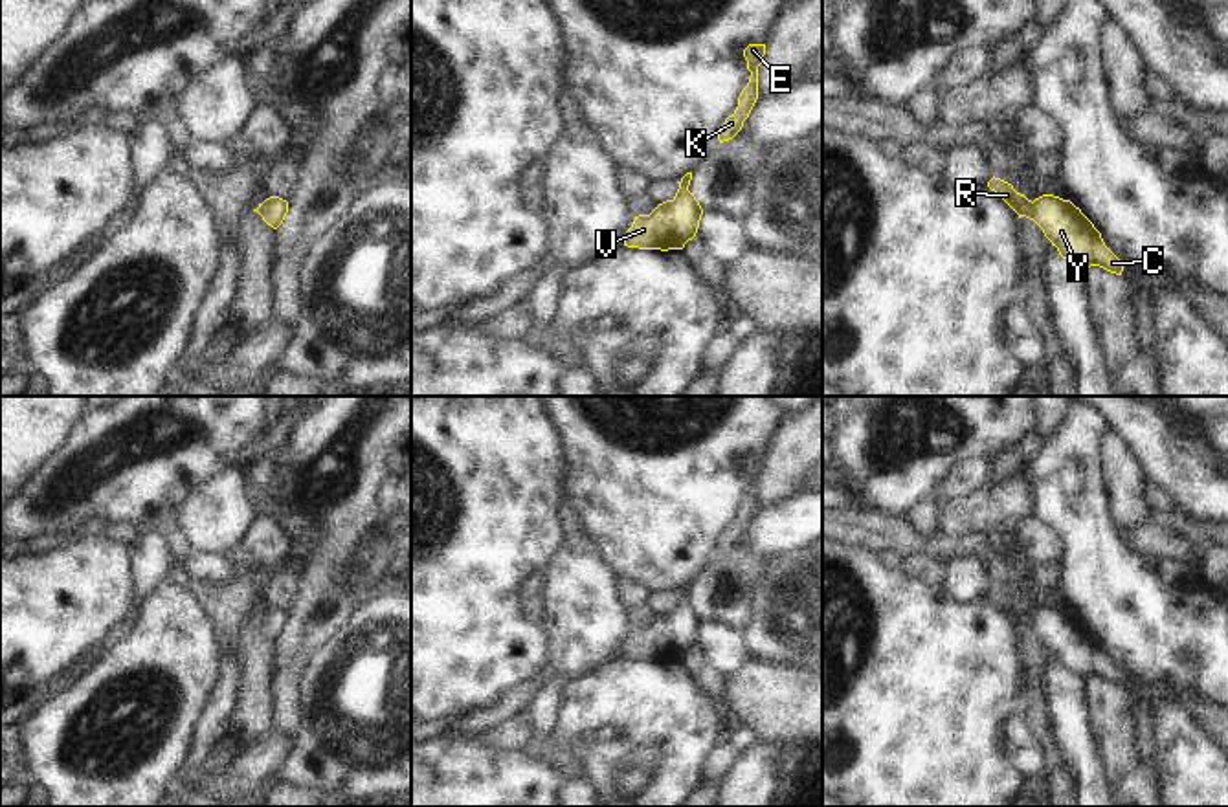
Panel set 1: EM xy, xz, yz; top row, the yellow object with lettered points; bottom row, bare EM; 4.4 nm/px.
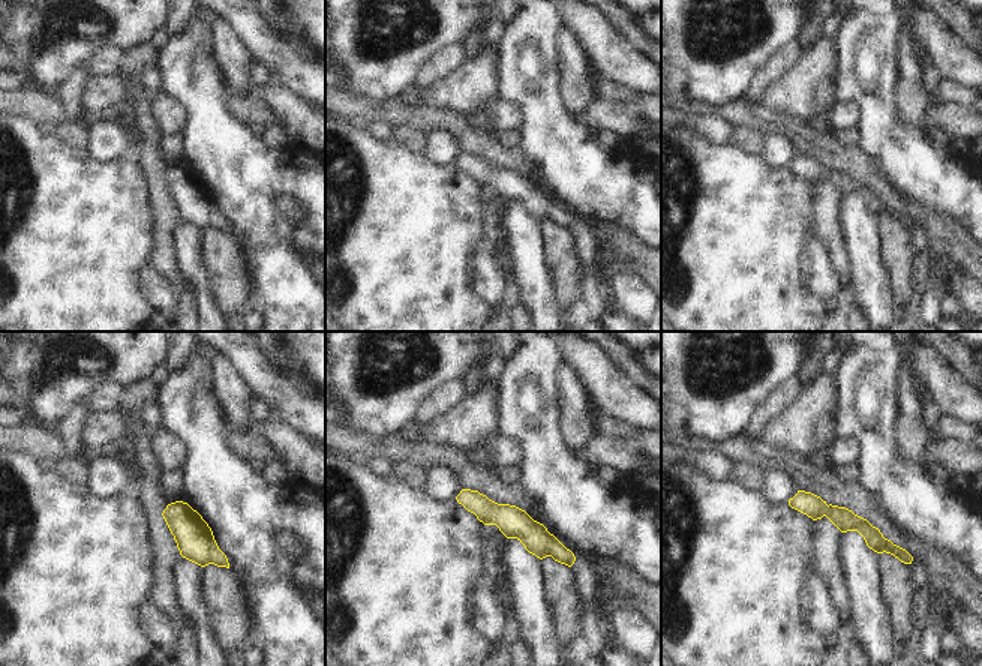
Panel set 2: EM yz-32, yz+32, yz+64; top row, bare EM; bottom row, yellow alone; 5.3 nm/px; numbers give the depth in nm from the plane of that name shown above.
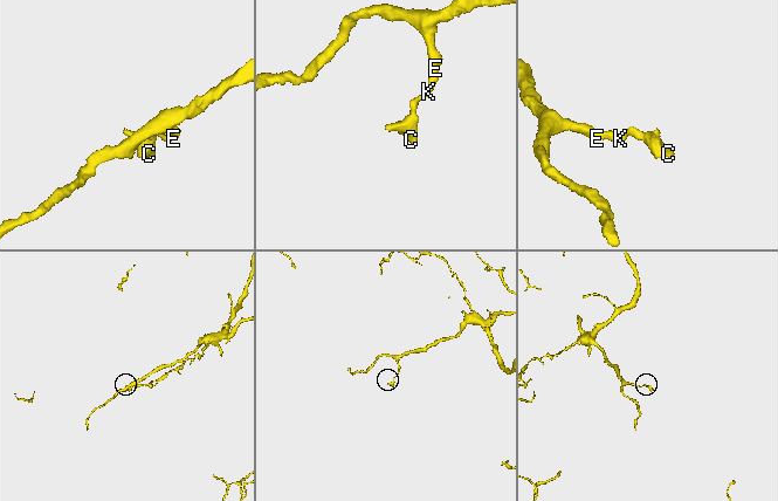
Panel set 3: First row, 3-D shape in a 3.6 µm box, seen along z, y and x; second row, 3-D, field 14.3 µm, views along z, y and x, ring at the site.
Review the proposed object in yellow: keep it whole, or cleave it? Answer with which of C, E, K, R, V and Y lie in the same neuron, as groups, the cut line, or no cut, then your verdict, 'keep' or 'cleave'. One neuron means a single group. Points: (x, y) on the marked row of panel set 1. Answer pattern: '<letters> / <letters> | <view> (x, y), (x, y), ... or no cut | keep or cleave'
C E K R V Y | no cut | keep

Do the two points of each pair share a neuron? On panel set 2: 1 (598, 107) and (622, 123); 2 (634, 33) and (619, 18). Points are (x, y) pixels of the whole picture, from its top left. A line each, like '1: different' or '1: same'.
1: same
2: same

